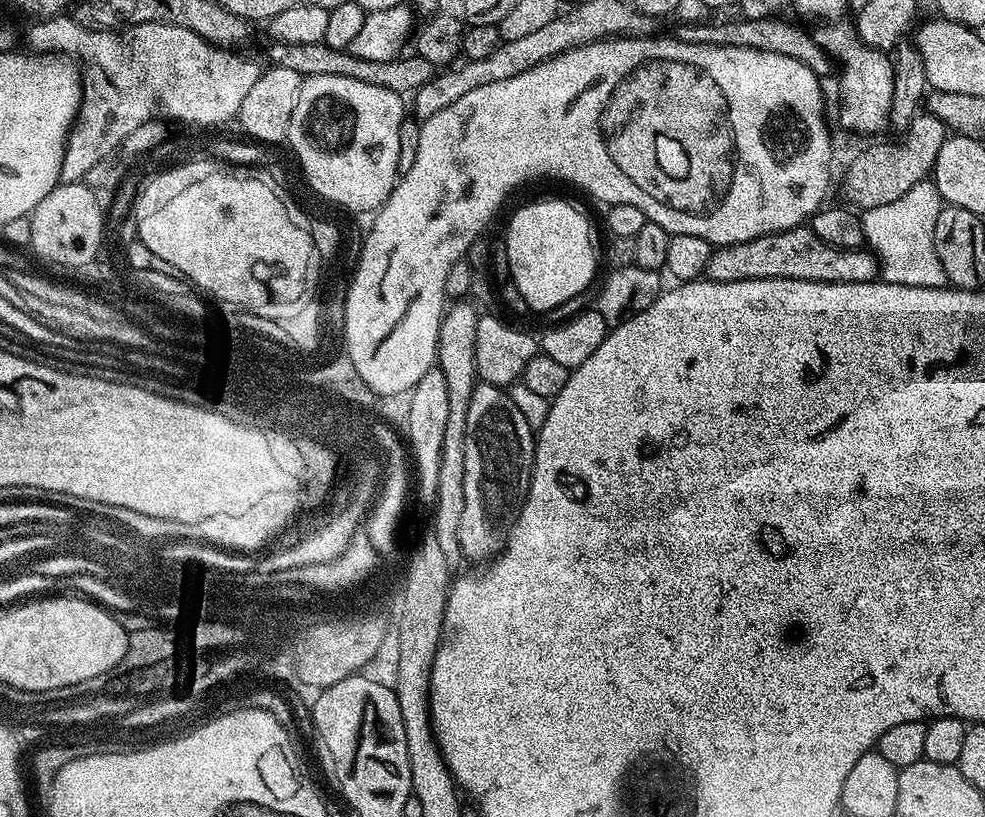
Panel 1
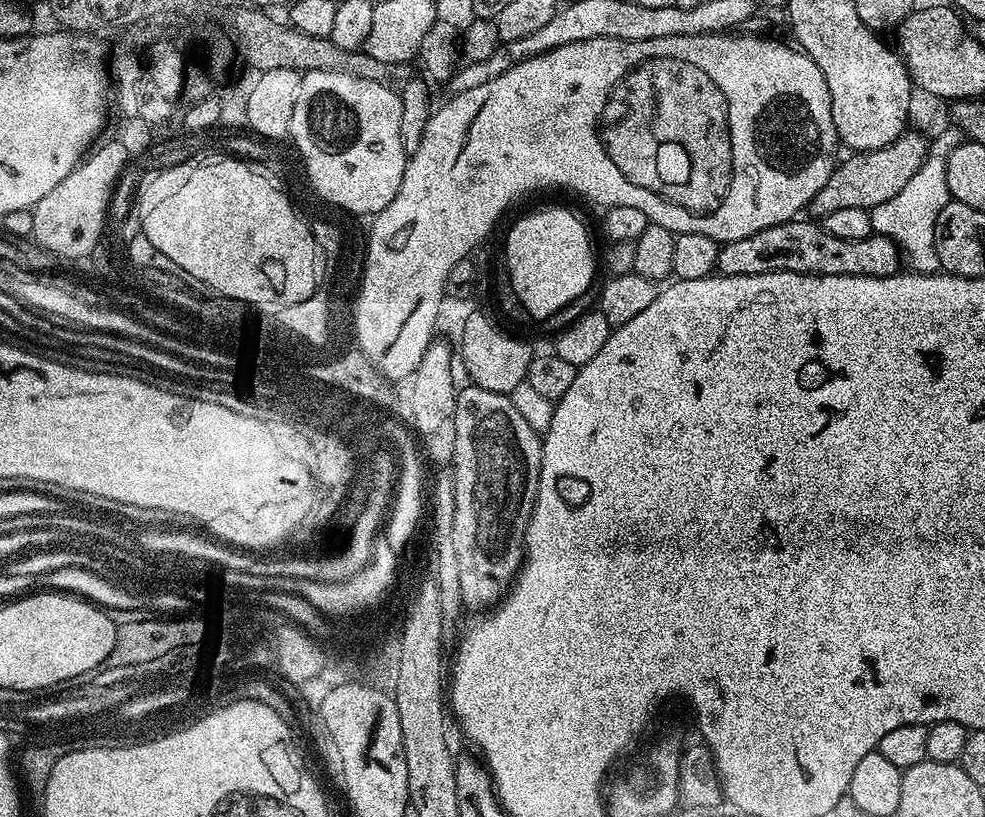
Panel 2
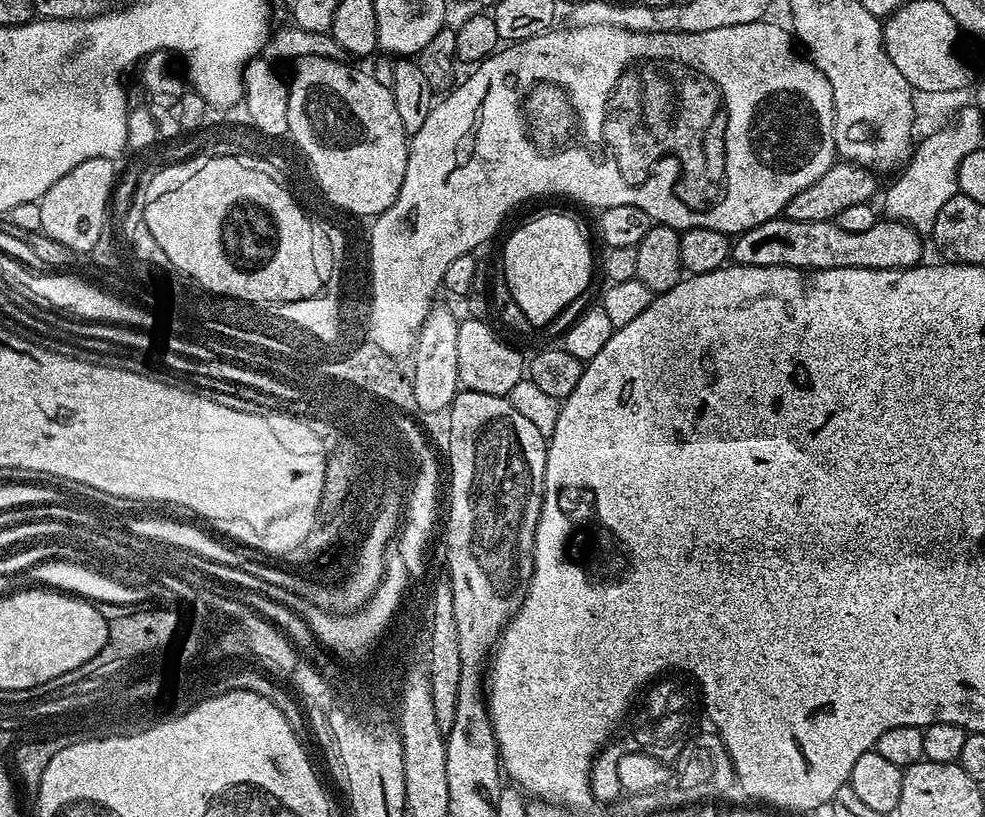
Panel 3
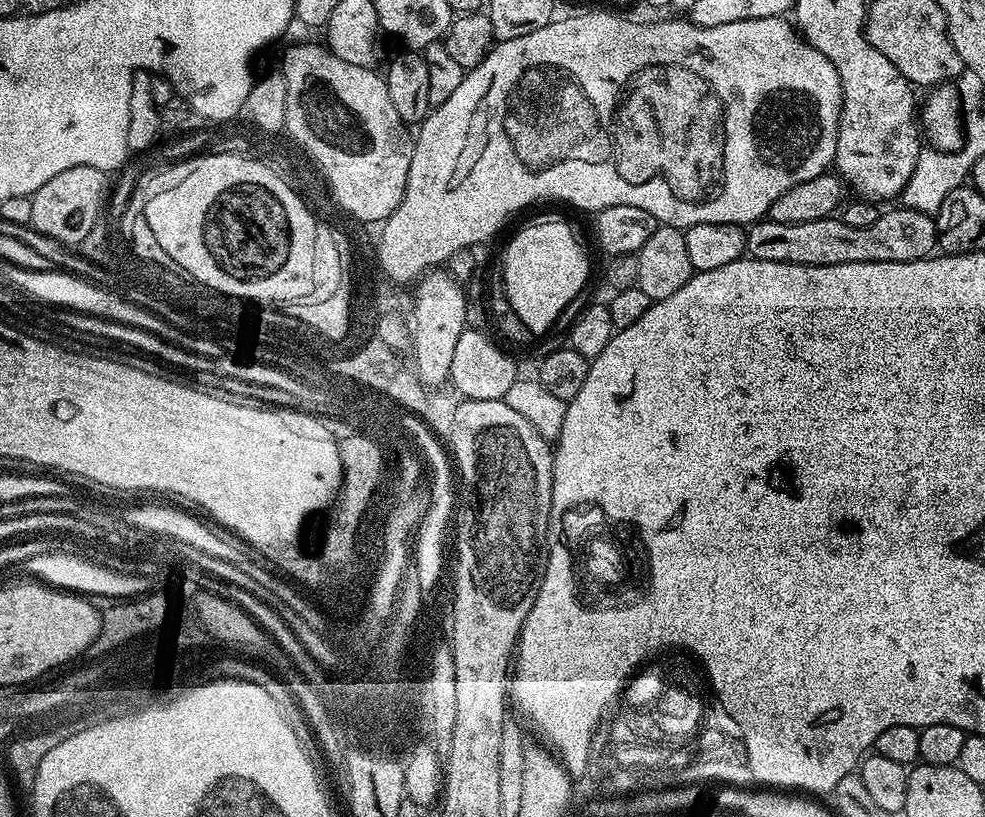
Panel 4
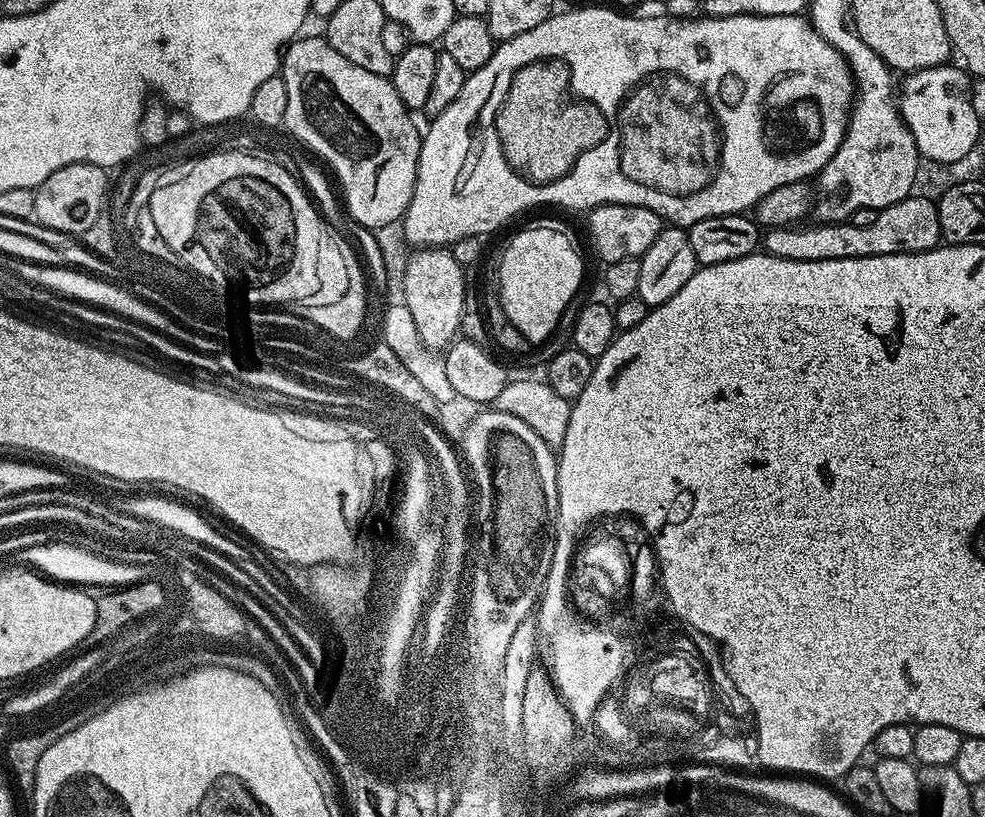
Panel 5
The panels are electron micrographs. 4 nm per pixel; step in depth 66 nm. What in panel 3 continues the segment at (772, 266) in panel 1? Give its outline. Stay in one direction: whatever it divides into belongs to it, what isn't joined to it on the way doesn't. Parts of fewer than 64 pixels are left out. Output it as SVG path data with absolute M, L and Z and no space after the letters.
M777 218L739 233L732 240L731 259L742 266L786 266L814 270L915 268L925 259L925 237L910 225L889 218L877 219L870 230L847 231L833 221L794 222Z

